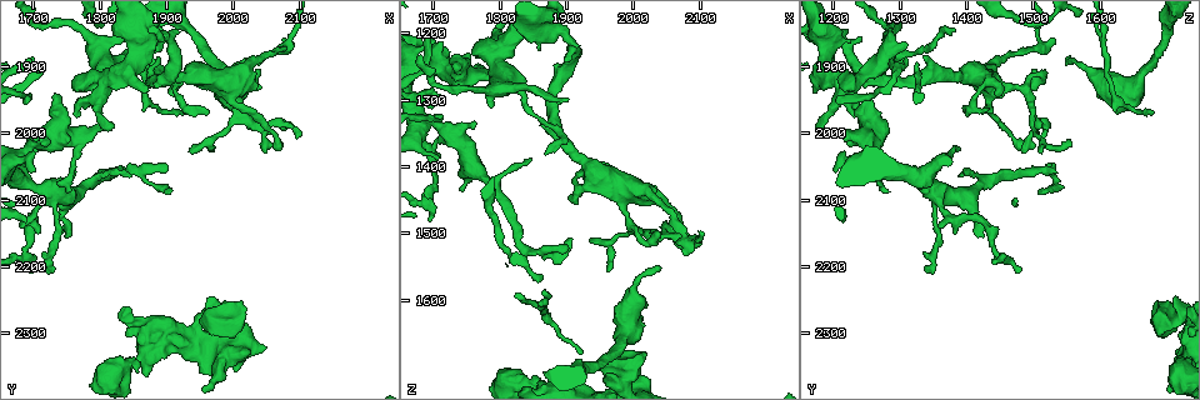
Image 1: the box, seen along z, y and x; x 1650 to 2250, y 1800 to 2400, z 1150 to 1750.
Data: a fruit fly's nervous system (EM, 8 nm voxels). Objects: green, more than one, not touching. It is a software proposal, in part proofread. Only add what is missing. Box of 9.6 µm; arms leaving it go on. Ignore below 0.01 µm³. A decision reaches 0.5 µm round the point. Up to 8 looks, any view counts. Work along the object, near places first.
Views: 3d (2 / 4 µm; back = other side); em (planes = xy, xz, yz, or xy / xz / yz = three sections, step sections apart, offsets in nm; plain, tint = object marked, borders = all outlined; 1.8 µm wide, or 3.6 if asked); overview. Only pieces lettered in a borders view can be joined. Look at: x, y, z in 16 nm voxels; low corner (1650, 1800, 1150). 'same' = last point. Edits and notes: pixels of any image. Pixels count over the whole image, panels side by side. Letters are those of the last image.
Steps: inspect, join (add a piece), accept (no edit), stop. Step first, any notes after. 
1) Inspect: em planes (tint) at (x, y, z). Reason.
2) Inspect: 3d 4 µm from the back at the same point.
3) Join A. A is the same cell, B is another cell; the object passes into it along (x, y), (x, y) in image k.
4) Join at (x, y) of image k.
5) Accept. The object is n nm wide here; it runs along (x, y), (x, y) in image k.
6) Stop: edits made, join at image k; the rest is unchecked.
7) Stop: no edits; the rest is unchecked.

Inspect: 3d 2 µm at (1700, 2055, 1200). Branch stops here.

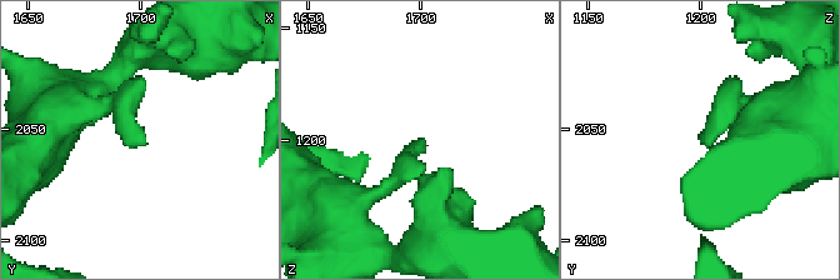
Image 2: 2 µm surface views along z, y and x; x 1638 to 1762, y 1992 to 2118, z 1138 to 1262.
Inspect: em xz step 4 (borders) at (1702, 2057, 1205).

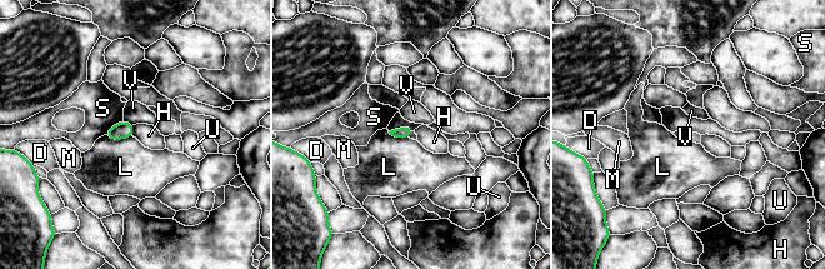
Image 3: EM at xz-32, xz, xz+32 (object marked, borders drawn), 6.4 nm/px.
Accept. D, H, L, M, S, U and V are other cells; a border runs along (134, 125), (131, 135) in image 3; none of them fits.

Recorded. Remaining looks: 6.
Inspect: em 3.6 µm planes (tint) at (1710, 1905, 1295). Free end.

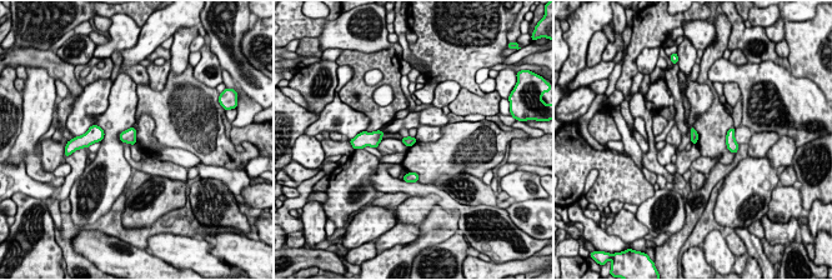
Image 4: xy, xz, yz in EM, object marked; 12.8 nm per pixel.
Inspect: em 3.6 µm planes (borders) at the same point.

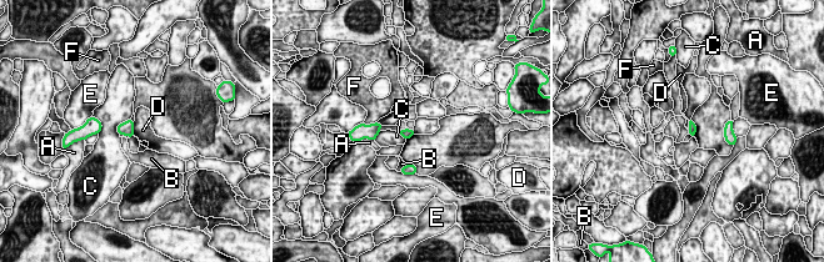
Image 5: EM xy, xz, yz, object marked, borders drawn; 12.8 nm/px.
Accept. The longest contact is with C, 260 nm; A, B, C, D, E and F are other cells; none of them fits.

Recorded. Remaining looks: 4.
Inspect: 3d 4 µm at (1985, 2285, 1710). Three arms meet.

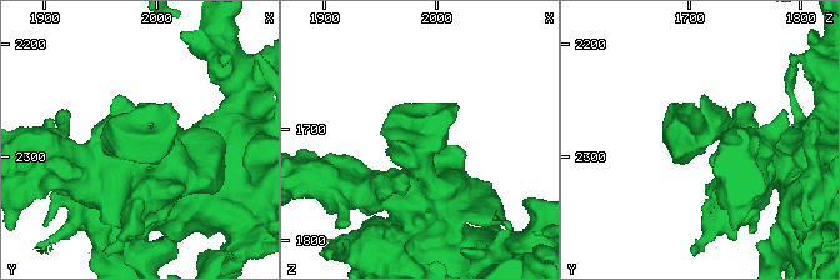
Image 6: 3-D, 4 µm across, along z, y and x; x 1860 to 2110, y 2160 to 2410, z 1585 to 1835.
Inspect: em planes (tint) at (1984, 2282, 1712).

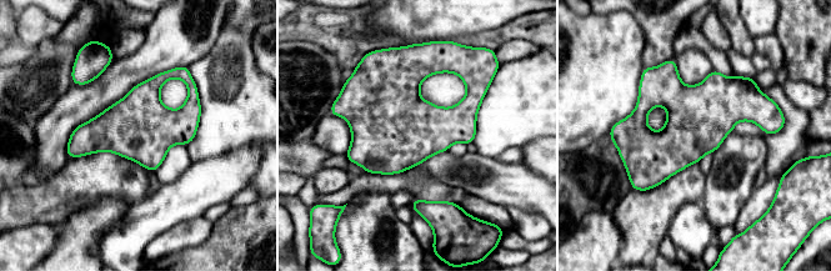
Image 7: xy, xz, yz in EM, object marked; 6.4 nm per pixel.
Inspect: em planes (borders) at the same point. What lies round it.

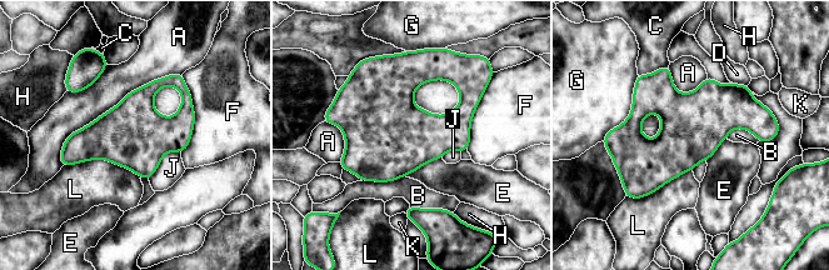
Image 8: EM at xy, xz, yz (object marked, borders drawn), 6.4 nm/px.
Accept. The object is 420 nm wide here; A, B, C, D, E, F, G, H, J, K and L are other cells; a border runs along (442, 156), (427, 161), (406, 176) in image 8; none of them fits.

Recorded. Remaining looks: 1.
Stop: no edits; the rest is unchecked.

